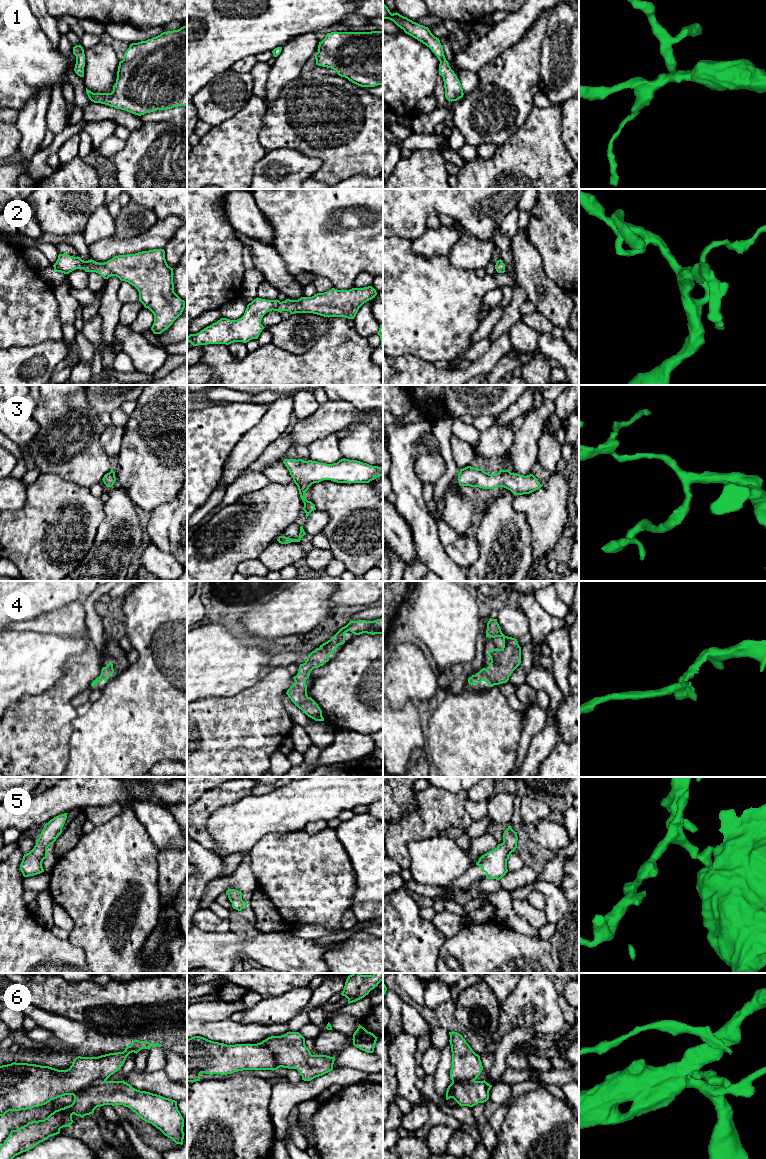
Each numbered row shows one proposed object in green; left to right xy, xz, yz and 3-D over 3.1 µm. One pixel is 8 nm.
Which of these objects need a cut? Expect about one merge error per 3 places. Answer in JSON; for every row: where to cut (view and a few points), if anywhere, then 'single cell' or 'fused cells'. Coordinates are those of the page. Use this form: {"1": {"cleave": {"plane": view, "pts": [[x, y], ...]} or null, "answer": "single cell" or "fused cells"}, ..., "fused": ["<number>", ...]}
{"1": {"cleave": null, "answer": "single cell"}, "2": {"cleave": null, "answer": "single cell"}, "3": {"cleave": null, "answer": "single cell"}, "4": {"cleave": null, "answer": "single cell"}, "5": {"cleave": null, "answer": "single cell"}, "6": {"cleave": null, "answer": "single cell"}, "fused": []}

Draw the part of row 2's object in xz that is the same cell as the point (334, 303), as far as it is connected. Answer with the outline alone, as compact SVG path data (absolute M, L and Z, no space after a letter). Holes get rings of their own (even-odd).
M372 286L364 288L352 288L350 290L337 290L332 288L324 293L317 293L312 297L301 297L298 300L286 299L280 302L279 300L266 300L261 298L254 299L247 305L244 315L237 320L230 320L221 318L210 326L207 326L199 333L190 334L187 341L193 347L207 344L226 344L229 345L234 342L247 343L252 339L258 339L260 333L265 328L261 324L263 316L269 311L289 311L291 314L295 313L313 313L324 317L345 317L354 319L359 308L367 301L375 298L376 290Z

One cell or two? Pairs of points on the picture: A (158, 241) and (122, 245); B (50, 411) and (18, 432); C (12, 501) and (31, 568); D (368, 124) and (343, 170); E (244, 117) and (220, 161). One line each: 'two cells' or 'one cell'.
A: one cell
B: two cells
C: two cells
D: one cell
E: one cell

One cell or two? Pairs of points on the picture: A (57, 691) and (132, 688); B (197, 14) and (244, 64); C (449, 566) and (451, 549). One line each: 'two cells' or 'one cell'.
A: two cells
B: two cells
C: two cells

